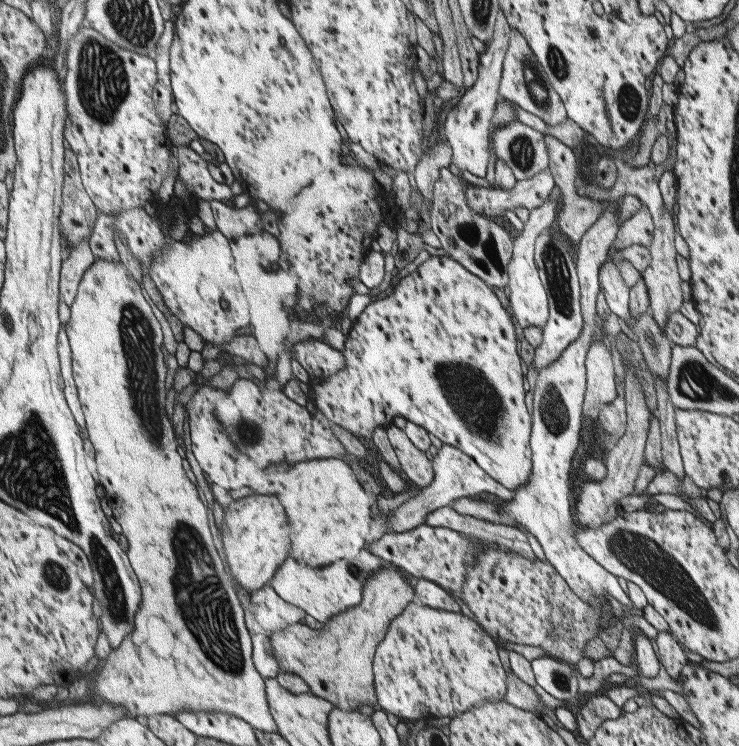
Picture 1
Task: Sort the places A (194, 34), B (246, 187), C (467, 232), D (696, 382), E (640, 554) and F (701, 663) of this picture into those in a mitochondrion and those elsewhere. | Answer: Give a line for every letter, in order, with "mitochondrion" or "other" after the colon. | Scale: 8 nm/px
A: other
B: other
C: mitochondrion
D: mitochondrion
E: mitochondrion
F: other

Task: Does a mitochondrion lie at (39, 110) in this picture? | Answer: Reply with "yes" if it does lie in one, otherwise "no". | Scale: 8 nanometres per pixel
no

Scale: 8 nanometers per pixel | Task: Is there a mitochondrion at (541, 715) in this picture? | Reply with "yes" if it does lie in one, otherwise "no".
no

